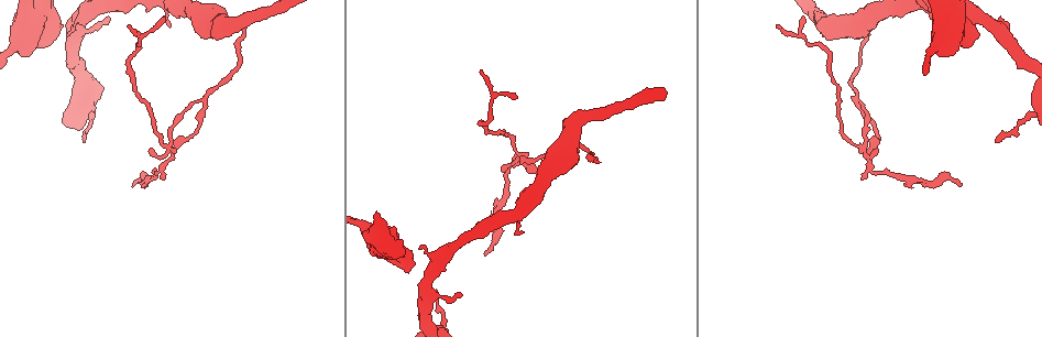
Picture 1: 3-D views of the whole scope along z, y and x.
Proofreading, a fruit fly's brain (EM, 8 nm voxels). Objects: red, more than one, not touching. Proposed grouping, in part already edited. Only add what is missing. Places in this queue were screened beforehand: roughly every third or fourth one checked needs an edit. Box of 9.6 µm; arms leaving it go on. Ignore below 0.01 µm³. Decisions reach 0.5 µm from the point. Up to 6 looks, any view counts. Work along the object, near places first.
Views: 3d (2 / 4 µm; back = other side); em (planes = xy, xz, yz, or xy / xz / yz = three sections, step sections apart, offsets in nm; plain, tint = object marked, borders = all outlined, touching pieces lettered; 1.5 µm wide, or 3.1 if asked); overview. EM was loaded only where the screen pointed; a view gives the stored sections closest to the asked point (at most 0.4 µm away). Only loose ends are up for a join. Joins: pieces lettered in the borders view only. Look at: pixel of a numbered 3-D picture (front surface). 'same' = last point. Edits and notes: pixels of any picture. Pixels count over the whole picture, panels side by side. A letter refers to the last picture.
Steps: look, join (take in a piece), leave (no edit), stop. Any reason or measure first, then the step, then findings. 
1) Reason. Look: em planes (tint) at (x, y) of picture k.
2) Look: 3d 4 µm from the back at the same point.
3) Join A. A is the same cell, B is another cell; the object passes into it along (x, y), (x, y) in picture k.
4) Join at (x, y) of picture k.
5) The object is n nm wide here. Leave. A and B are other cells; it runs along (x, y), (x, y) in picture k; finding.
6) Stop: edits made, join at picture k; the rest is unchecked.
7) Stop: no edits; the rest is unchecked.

Free end. Look: 3d 4 µm from the back at (972, 44) of picture 1.

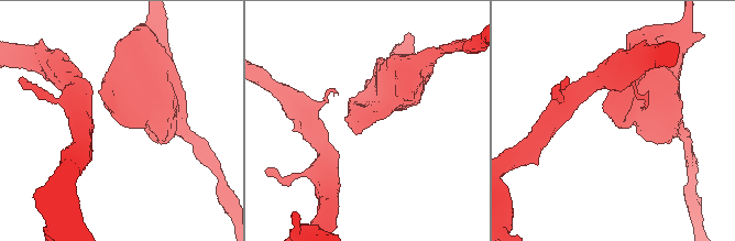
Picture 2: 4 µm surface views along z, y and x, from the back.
Look: em planes (plain) at (125, 125) of picture 2.

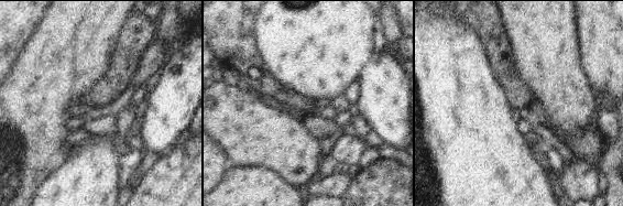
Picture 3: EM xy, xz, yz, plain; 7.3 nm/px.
Look: em planes (borders) at the same point.

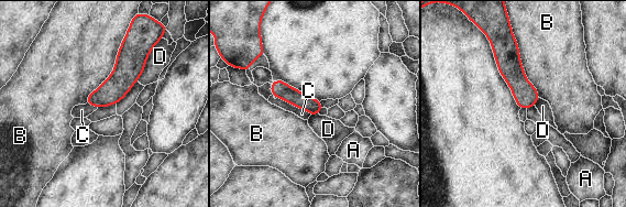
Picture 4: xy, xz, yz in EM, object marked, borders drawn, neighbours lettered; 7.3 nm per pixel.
Leave. A, B, C and D are other cells; a border runs along (276, 97), (305, 109), (310, 115) in picture 4; no lettered piece goes on from it.

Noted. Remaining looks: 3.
Thin end. Look: em yz step 4 (tint) at (110, 18) of picture 1.

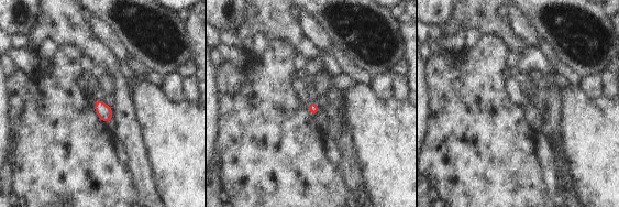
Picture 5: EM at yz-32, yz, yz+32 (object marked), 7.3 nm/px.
Cut it another way. Look: em planes (borders) at the same point.

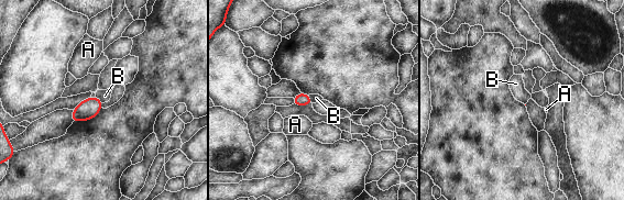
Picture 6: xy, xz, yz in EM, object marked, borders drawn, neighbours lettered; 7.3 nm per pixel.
Leave. A and B are other cells; none of them fits.

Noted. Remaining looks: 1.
Stop: no edits; the rest is unchecked.

